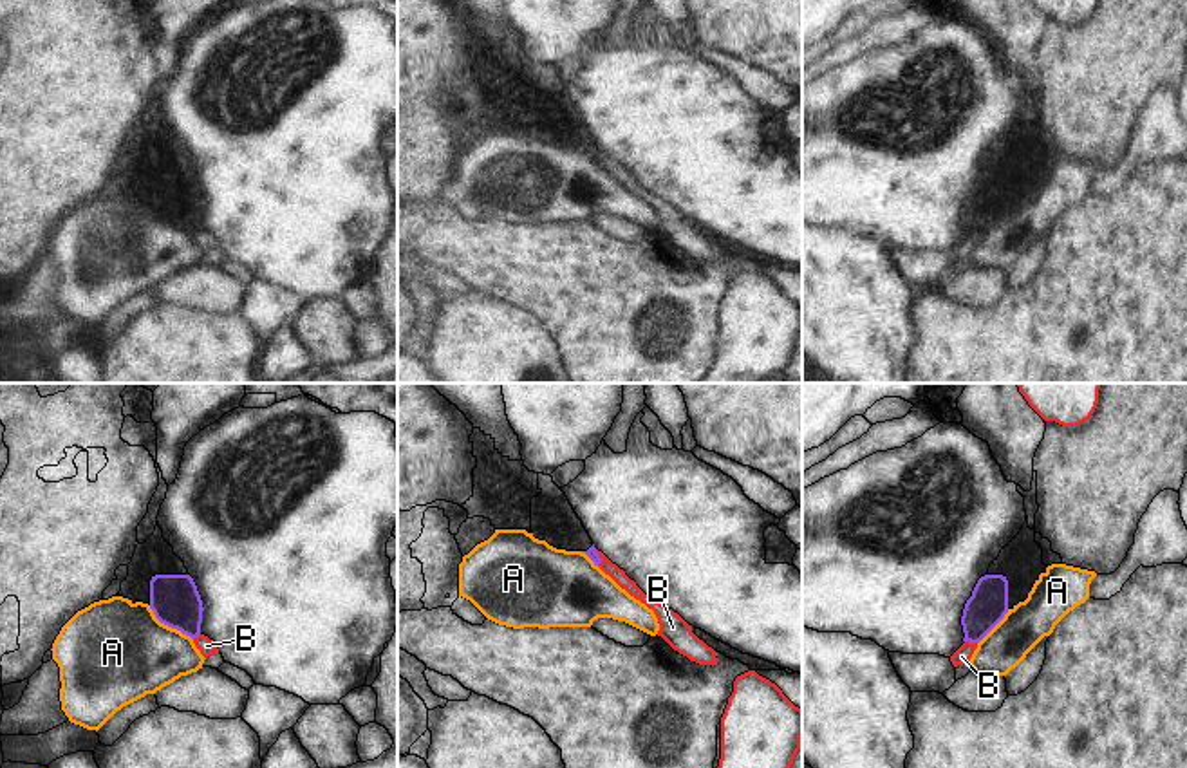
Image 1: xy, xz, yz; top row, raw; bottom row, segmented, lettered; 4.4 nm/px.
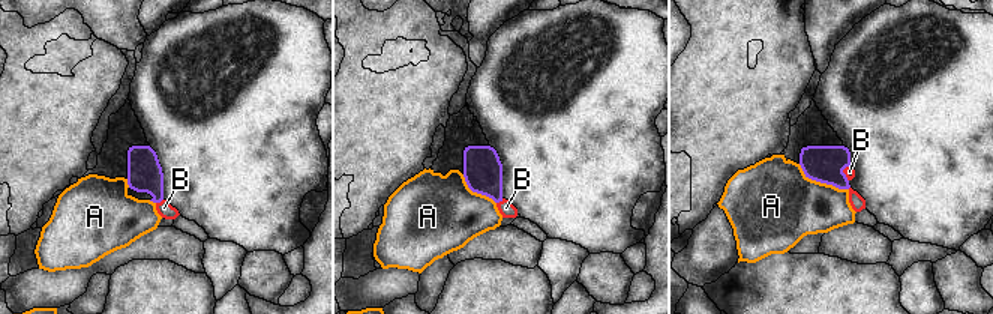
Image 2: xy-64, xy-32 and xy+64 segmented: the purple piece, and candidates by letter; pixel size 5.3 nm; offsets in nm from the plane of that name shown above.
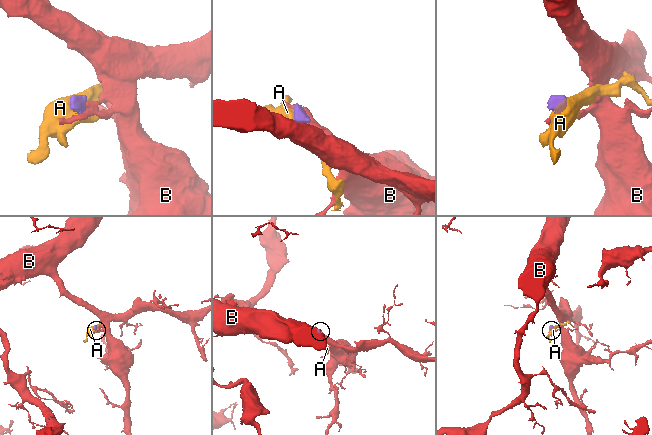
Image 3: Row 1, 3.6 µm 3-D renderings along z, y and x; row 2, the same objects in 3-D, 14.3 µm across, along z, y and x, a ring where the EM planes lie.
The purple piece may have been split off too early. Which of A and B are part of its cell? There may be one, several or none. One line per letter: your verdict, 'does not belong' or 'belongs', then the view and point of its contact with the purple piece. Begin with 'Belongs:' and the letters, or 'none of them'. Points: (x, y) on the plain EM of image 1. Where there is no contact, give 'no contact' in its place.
Belongs: A
A: belongs | xy (168, 221)
B: does not belong | yz (971, 237)

